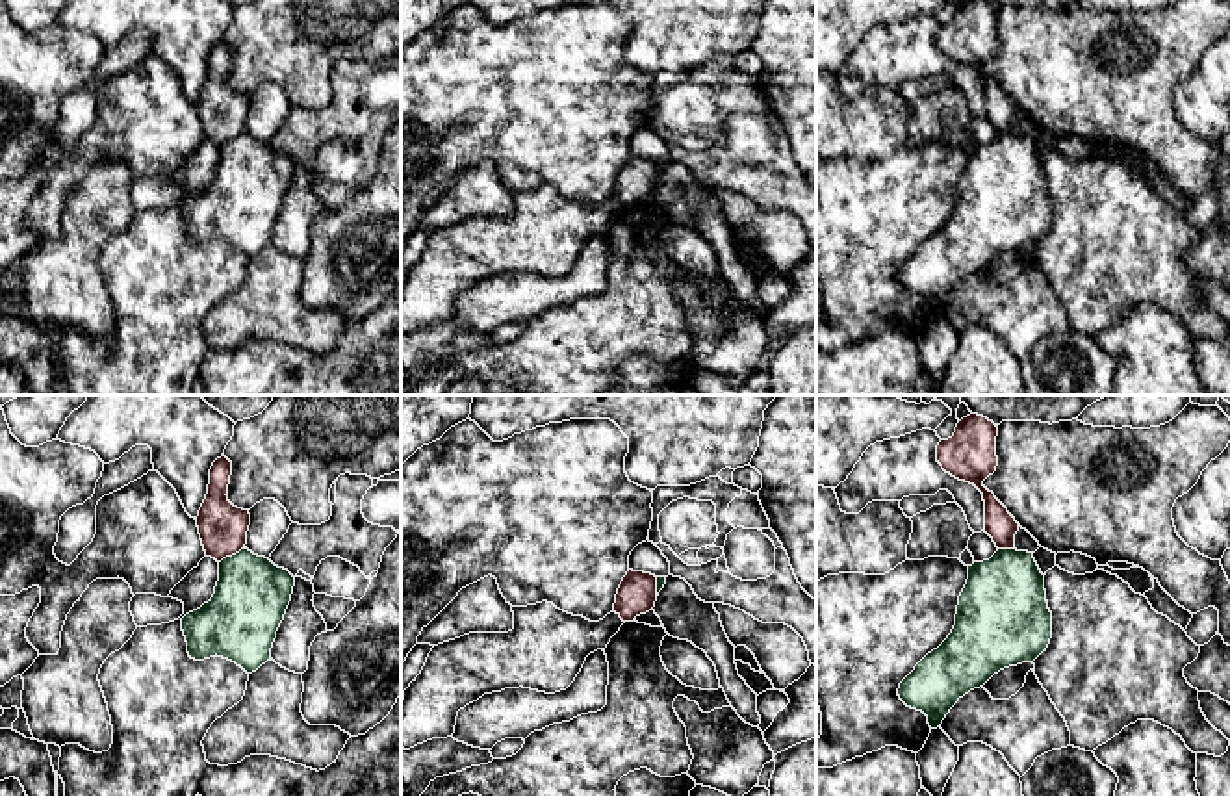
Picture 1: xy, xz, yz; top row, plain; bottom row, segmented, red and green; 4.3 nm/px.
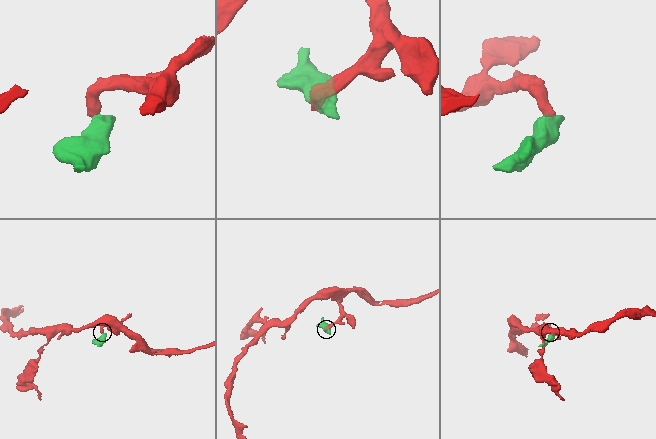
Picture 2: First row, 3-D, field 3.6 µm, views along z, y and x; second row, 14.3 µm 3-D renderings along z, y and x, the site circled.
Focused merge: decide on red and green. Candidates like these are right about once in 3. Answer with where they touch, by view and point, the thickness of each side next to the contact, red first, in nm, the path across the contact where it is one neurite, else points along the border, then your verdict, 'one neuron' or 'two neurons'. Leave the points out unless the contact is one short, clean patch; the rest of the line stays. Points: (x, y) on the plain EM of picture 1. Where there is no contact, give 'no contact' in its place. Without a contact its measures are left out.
contact xy (232, 138); calibres 220 and 320 nm; border xy (245, 132), (219, 147); two neurons

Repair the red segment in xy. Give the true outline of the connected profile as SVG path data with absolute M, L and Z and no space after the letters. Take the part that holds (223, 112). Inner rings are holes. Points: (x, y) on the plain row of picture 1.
M223 39L210 54L208 78L197 100L206 141L217 147L245 134L250 109L249 95L228 85L230 59L232 46Z

